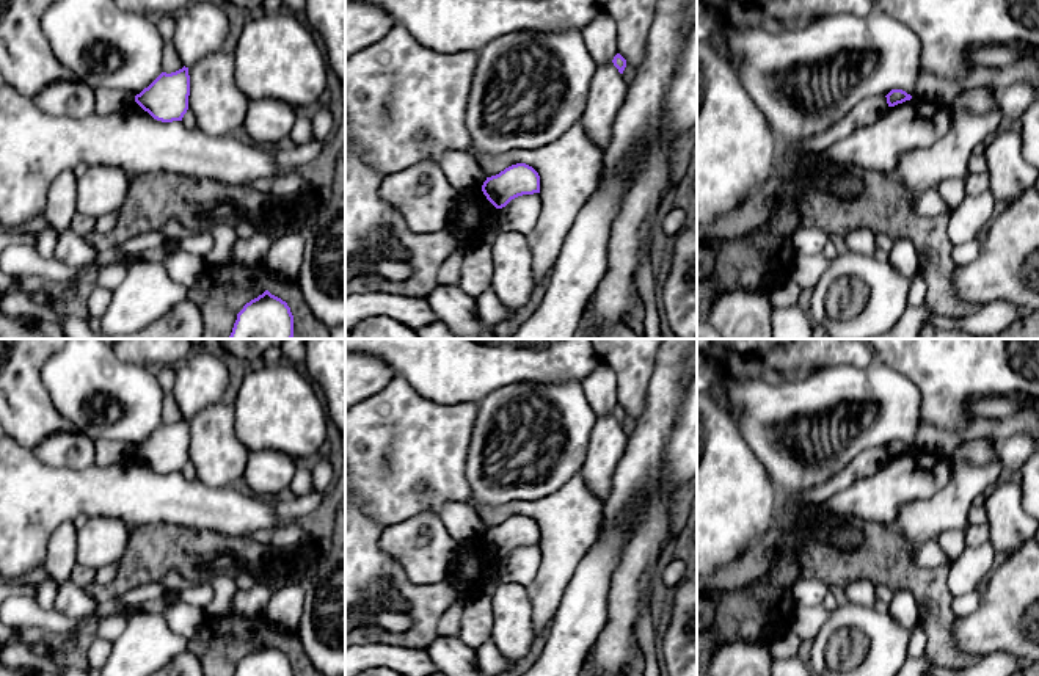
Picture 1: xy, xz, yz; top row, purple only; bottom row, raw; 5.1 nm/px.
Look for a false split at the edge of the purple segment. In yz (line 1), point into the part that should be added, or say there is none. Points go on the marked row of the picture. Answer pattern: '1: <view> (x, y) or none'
1: none

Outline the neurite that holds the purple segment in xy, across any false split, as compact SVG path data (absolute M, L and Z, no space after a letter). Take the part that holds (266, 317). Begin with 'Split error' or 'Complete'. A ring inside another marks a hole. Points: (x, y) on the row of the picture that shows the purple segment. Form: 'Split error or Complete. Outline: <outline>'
Complete. Outline: M265 290L237 314L229 339L292 339L293 315L281 298Z

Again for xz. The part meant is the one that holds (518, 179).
Complete. Outline: M516 163L487 177L482 191L496 209L502 209L518 196L540 193L540 176L532 166Z

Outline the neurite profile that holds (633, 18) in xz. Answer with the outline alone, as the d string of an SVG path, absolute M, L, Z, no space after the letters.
M596 0L596 3L618 28L618 53L626 60L626 64L637 69L645 60L658 0Z

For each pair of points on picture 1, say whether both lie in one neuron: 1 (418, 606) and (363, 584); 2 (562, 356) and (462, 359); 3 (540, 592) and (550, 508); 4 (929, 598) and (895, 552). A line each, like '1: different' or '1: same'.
1: same
2: same
3: same
4: same

